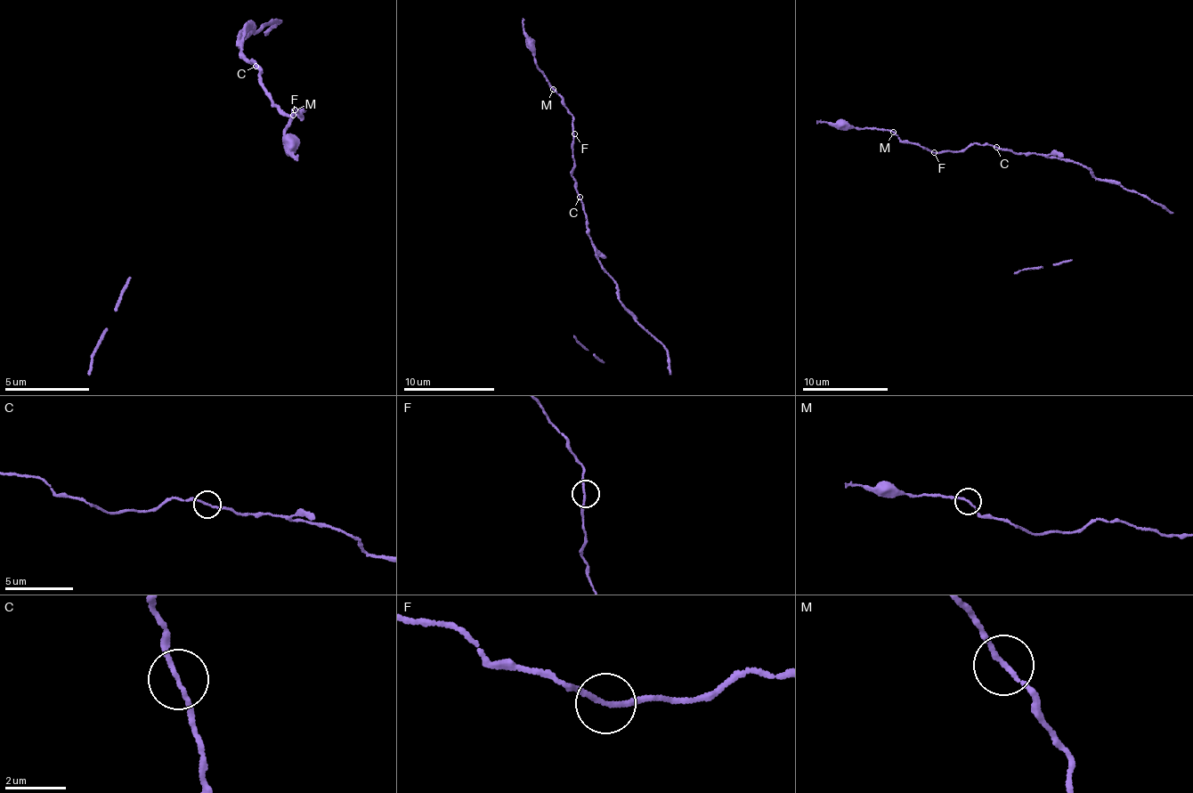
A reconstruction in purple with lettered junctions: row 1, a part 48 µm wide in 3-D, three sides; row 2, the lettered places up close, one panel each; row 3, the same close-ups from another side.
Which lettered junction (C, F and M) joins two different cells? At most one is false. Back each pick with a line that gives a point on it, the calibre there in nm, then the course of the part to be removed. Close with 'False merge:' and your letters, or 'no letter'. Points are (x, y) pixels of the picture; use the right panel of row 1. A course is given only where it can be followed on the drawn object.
False merge: no letter

